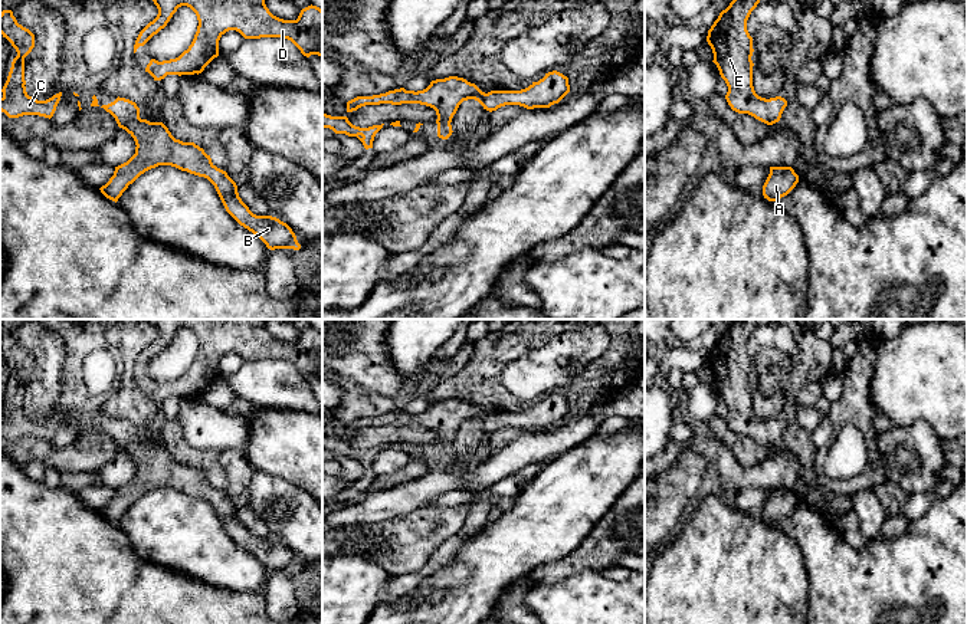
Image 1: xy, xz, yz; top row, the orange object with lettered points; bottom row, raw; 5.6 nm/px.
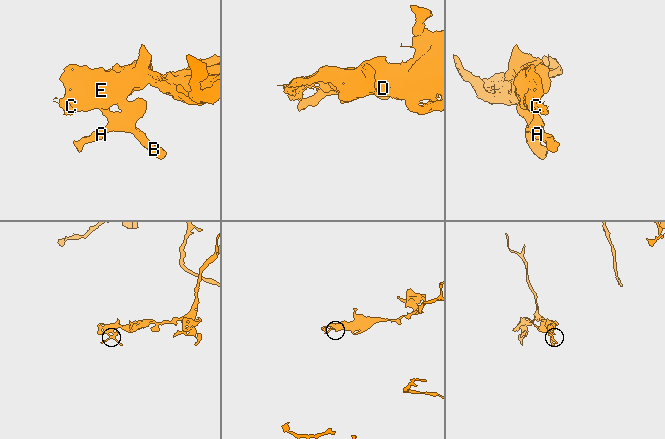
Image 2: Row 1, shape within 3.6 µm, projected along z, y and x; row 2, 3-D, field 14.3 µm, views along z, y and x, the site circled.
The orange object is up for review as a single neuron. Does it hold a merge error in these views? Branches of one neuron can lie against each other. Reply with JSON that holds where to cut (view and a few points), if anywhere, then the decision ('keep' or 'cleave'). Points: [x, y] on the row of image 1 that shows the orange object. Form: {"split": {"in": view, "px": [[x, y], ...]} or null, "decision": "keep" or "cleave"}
{"split": null, "decision": "keep"}

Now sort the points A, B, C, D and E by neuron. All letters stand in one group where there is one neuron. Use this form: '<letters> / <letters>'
A B C D E

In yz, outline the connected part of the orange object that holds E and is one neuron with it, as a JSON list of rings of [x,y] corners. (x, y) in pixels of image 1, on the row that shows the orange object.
[[[732,0],[708,30],[707,42],[721,78],[728,86],[725,99],[732,111],[748,114],[773,125],[780,121],[787,101],[781,96],[761,98],[753,86],[753,37],[747,20],[760,0]]]

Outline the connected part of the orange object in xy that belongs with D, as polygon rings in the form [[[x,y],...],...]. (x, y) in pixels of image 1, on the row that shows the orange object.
[[[153,0],[158,9],[157,17],[150,22],[138,35],[134,53],[144,46],[154,35],[167,26],[178,7],[190,7],[199,20],[197,32],[187,50],[178,58],[158,62],[151,59],[145,68],[154,81],[161,81],[167,75],[194,75],[201,73],[204,68],[219,56],[219,40],[229,32],[236,30],[245,39],[282,37],[291,40],[304,56],[322,56],[322,10],[317,6],[308,6],[301,10],[296,20],[283,20],[273,16],[265,4],[265,0]]]

